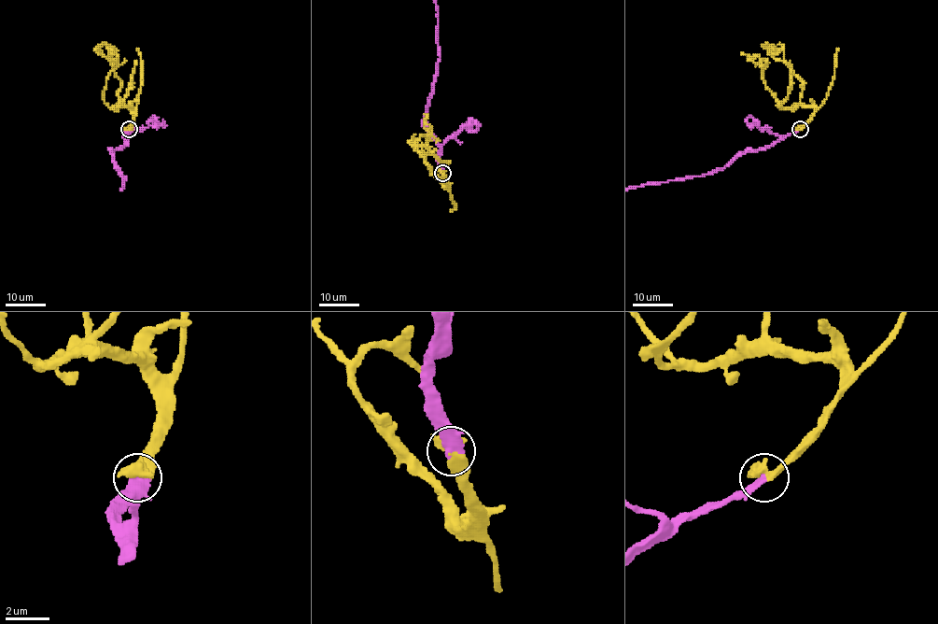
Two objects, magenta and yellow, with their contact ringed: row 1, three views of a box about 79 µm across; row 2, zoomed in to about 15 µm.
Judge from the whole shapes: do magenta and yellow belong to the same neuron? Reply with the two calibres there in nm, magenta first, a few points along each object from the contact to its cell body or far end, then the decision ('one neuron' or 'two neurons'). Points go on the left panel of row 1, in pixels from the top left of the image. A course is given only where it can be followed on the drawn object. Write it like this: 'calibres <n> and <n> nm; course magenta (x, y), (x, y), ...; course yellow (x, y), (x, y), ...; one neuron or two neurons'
calibres 420 and 380 nm; course yellow (129, 129), (130, 108), (110, 107), (104, 102), (105, 80), (117, 66), (109, 59), (115, 53); one neuron

